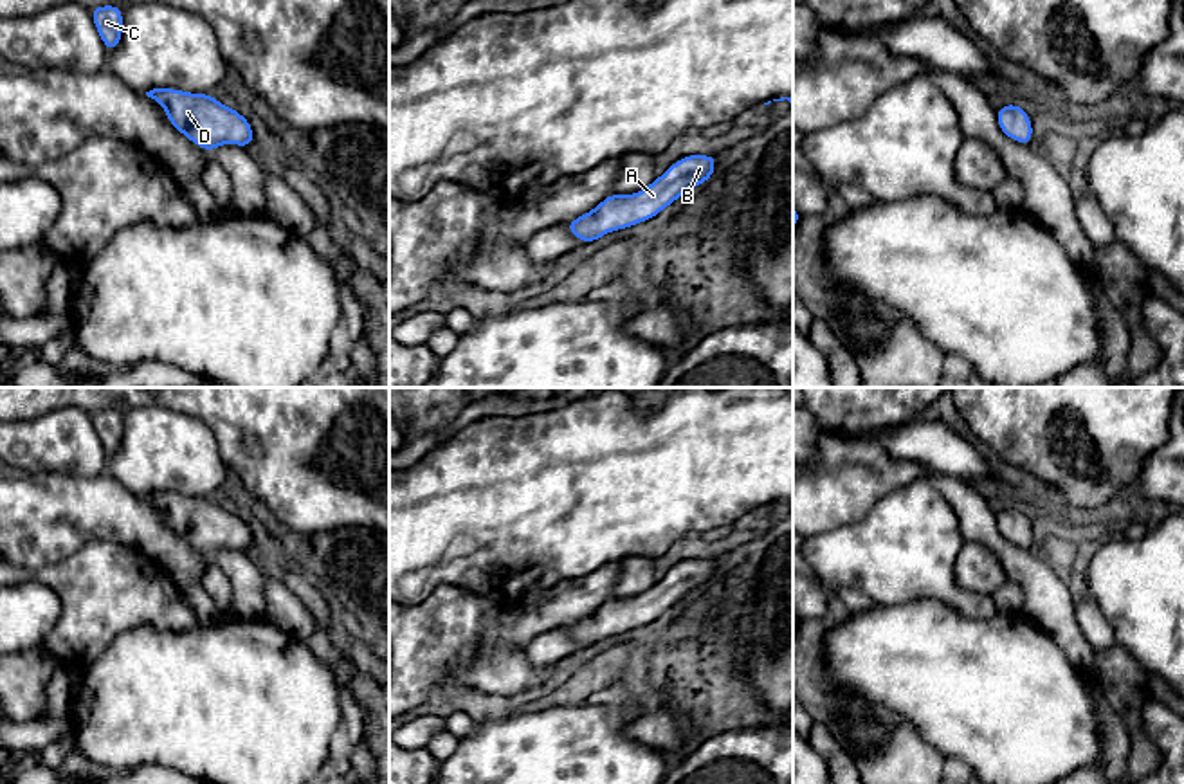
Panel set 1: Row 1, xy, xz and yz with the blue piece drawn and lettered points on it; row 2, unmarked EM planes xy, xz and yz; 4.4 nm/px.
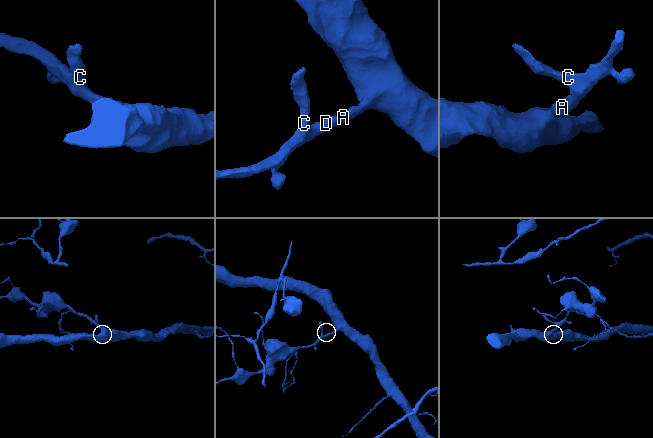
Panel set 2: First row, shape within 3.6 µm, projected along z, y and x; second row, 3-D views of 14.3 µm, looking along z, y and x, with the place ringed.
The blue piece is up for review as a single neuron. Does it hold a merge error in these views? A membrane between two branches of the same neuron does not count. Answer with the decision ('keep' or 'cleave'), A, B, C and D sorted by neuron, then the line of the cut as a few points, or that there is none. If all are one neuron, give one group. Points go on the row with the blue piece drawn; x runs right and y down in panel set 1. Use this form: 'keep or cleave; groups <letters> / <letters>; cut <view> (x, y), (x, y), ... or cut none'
keep; groups A B C D; cut none

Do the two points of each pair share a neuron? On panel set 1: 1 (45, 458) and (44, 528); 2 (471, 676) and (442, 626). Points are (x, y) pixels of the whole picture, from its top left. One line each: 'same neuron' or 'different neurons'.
1: different neurons
2: different neurons

